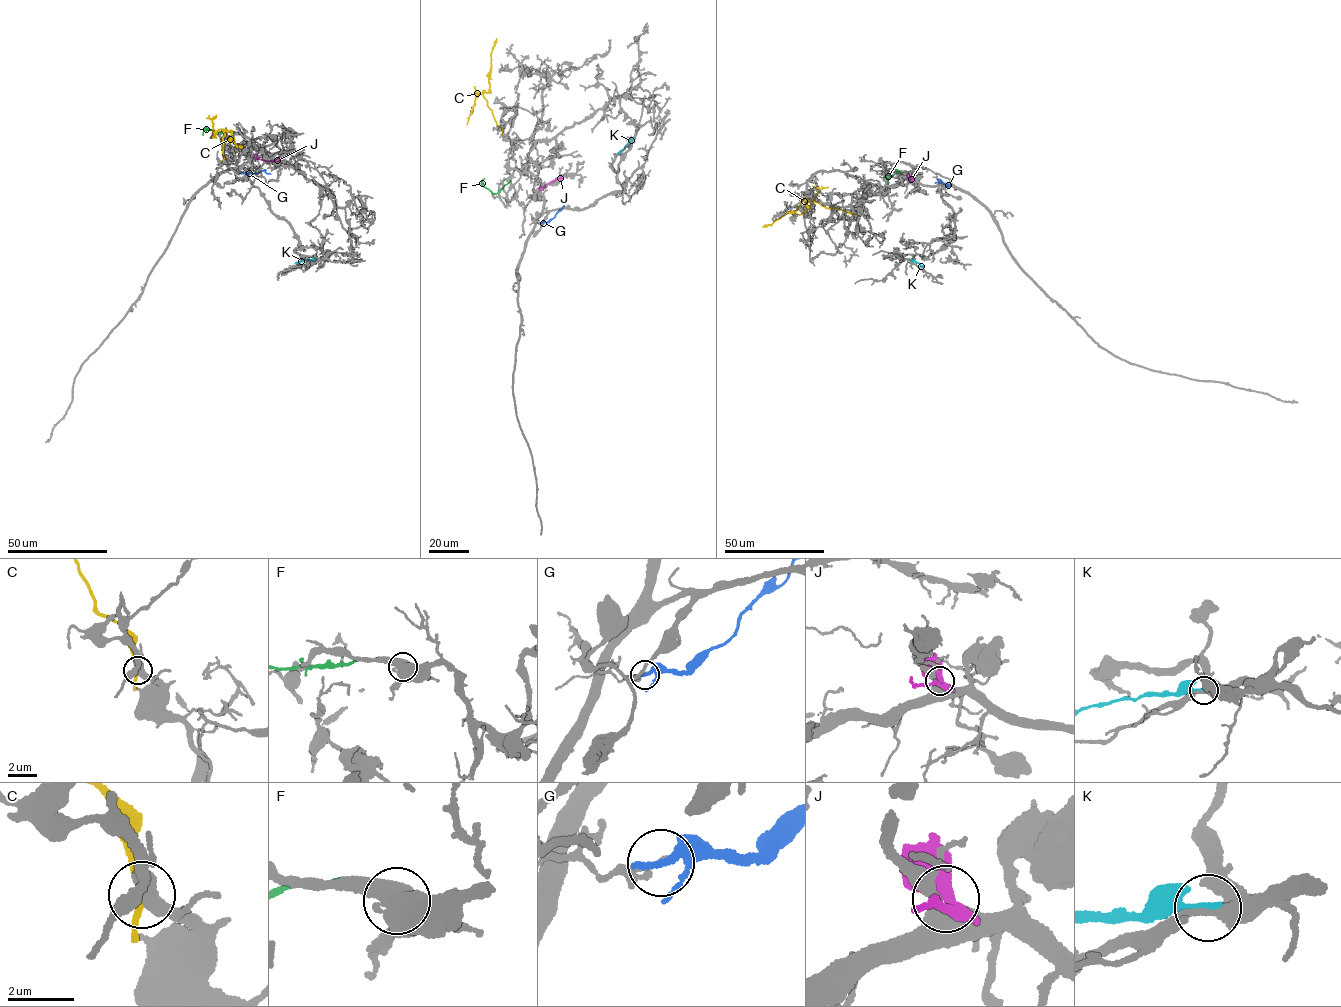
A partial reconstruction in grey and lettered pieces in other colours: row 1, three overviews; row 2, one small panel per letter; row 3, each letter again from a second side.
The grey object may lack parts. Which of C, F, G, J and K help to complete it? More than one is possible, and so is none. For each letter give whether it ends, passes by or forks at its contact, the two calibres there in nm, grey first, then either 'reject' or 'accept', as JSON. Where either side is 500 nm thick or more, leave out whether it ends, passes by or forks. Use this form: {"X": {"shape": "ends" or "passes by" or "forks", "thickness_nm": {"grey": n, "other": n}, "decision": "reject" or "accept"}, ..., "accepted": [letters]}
{"C": {"shape": "passes by", "thickness_nm": {"grey": 480, "other": 180}, "decision": "reject"}, "F": {"thickness_nm": {"grey": 500, "other": 190}, "decision": "reject"}, "G": {"shape": "ends", "thickness_nm": {"grey": 70, "other": 280}, "decision": "reject"}, "J": {"thickness_nm": {"grey": 420, "other": 500}, "decision": "reject"}, "K": {"shape": "ends", "thickness_nm": {"grey": 340, "other": 200}, "decision": "reject"}, "accepted": []}

